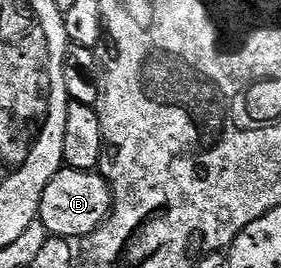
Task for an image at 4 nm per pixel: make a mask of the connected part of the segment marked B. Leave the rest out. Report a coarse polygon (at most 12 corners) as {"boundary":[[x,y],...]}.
{"boundary":[[63,167],[43,191],[46,234],[85,239],[113,193],[100,172]]}

